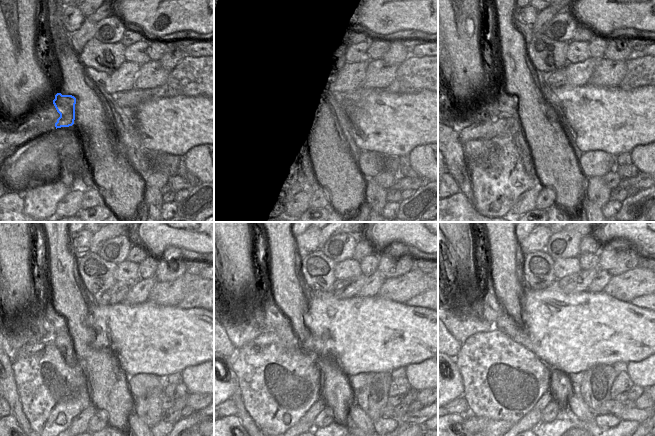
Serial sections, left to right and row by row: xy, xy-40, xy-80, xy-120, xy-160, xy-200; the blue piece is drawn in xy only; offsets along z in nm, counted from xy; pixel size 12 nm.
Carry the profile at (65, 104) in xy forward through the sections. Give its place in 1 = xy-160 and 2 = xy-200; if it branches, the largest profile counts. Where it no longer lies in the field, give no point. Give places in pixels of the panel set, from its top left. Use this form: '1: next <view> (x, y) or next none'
1: next xy-160 (269, 315)
2: next xy-200 (490, 309)

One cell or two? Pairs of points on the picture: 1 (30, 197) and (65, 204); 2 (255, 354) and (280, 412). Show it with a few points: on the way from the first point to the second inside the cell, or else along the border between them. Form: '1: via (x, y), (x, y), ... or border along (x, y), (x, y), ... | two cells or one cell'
1: border along (78, 190), (71, 190), (57, 204), (55, 211) | two cells
2: via (263, 368), (264, 383), (273, 398) | one cell

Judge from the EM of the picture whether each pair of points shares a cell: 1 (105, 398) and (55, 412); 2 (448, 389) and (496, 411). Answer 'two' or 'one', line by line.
1: two
2: two

